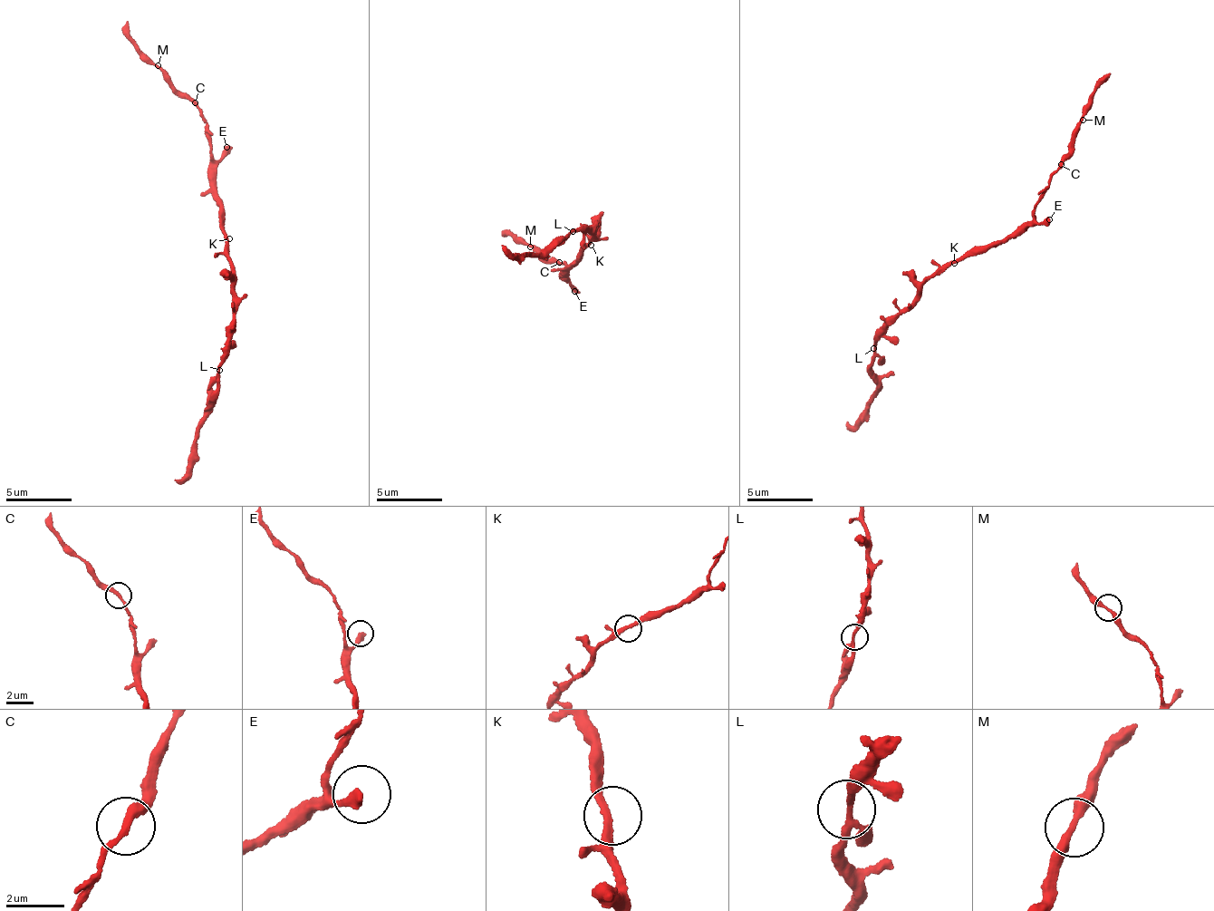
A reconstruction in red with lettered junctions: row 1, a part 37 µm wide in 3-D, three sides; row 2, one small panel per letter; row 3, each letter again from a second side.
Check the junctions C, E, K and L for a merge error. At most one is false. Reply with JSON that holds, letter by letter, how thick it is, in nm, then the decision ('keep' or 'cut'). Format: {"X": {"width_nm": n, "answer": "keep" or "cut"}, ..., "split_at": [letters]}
{"C": {"width_nm": 240, "answer": "keep"}, "E": {"width_nm": 360, "answer": "keep"}, "K": {"width_nm": 260, "answer": "keep"}, "L": {"width_nm": 190, "answer": "keep"}, "split_at": []}

